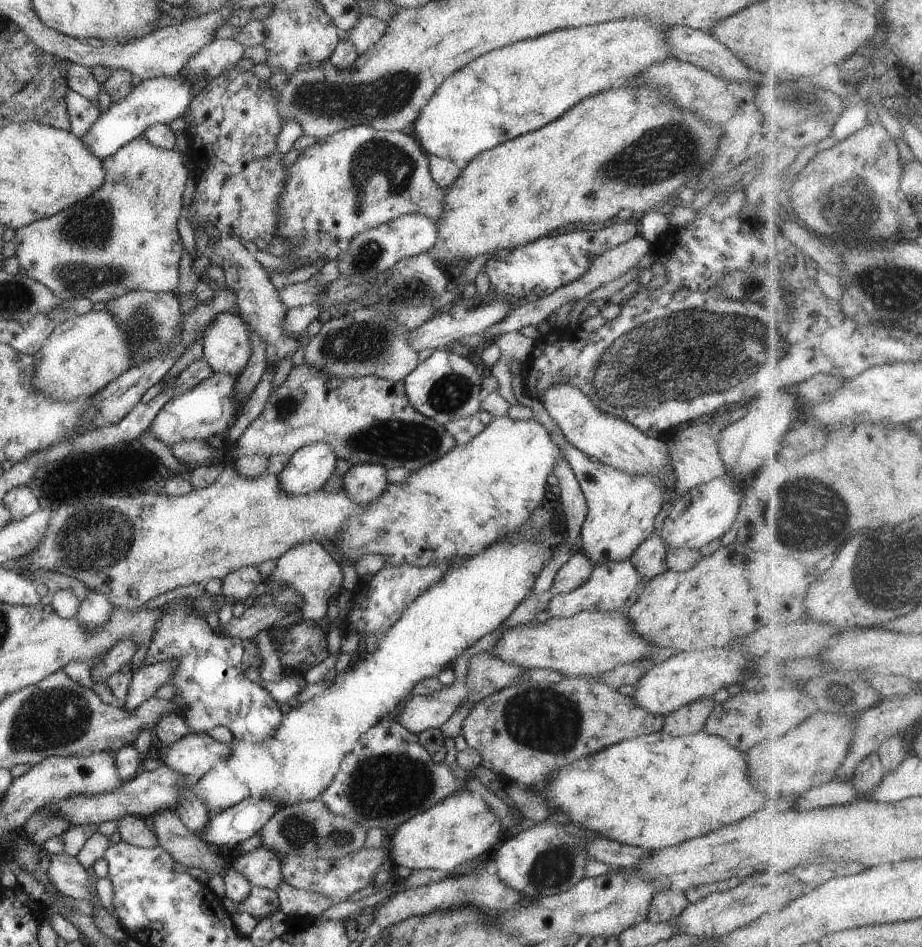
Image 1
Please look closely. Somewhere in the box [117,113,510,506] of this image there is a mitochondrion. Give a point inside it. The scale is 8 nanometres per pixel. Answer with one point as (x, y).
(377, 165)

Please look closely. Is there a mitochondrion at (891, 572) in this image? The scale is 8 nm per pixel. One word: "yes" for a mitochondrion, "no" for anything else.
yes

